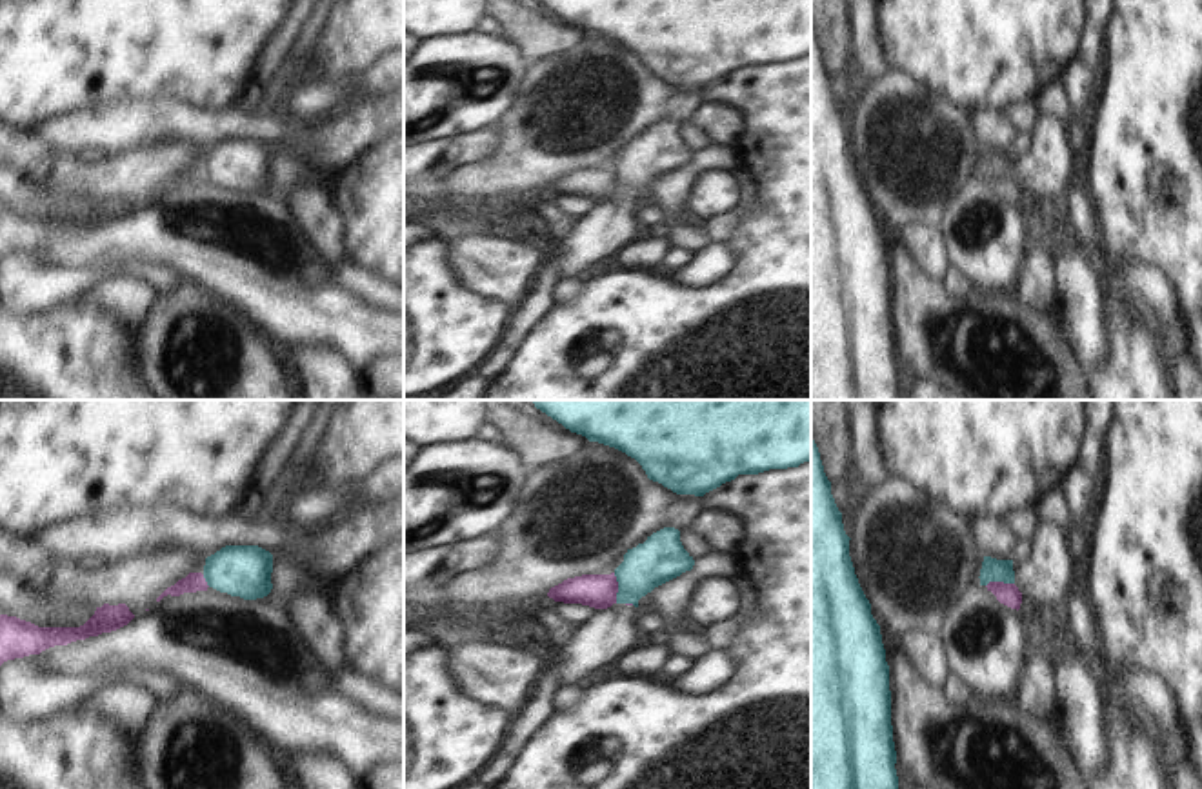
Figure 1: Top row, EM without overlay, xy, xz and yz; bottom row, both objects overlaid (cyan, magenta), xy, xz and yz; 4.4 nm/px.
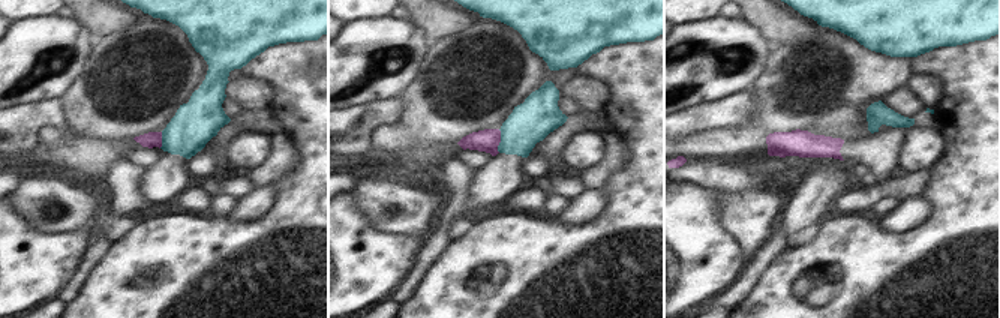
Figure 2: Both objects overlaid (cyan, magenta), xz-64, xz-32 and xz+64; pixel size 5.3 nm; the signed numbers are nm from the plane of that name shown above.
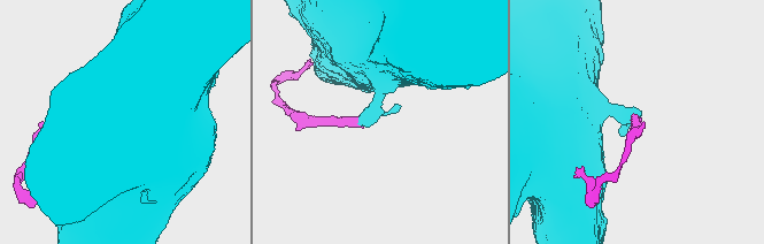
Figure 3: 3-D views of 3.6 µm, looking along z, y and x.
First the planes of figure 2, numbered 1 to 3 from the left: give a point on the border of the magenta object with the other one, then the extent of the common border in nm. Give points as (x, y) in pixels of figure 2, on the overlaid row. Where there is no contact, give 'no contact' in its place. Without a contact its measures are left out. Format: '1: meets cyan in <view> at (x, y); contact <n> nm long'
1: meets cyan in xz-64 at (162, 140); contact 90 nm long
2: meets cyan in xz-32 at (501, 141); contact 130 nm long
3: no contact

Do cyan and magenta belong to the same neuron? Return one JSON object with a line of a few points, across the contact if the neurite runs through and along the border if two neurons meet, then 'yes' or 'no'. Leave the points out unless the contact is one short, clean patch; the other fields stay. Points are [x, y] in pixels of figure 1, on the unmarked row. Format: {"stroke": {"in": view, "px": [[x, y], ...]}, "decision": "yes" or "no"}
{"stroke": {"in": "xz", "px": [[613, 166], [617, 195]]}, "decision": "no"}

